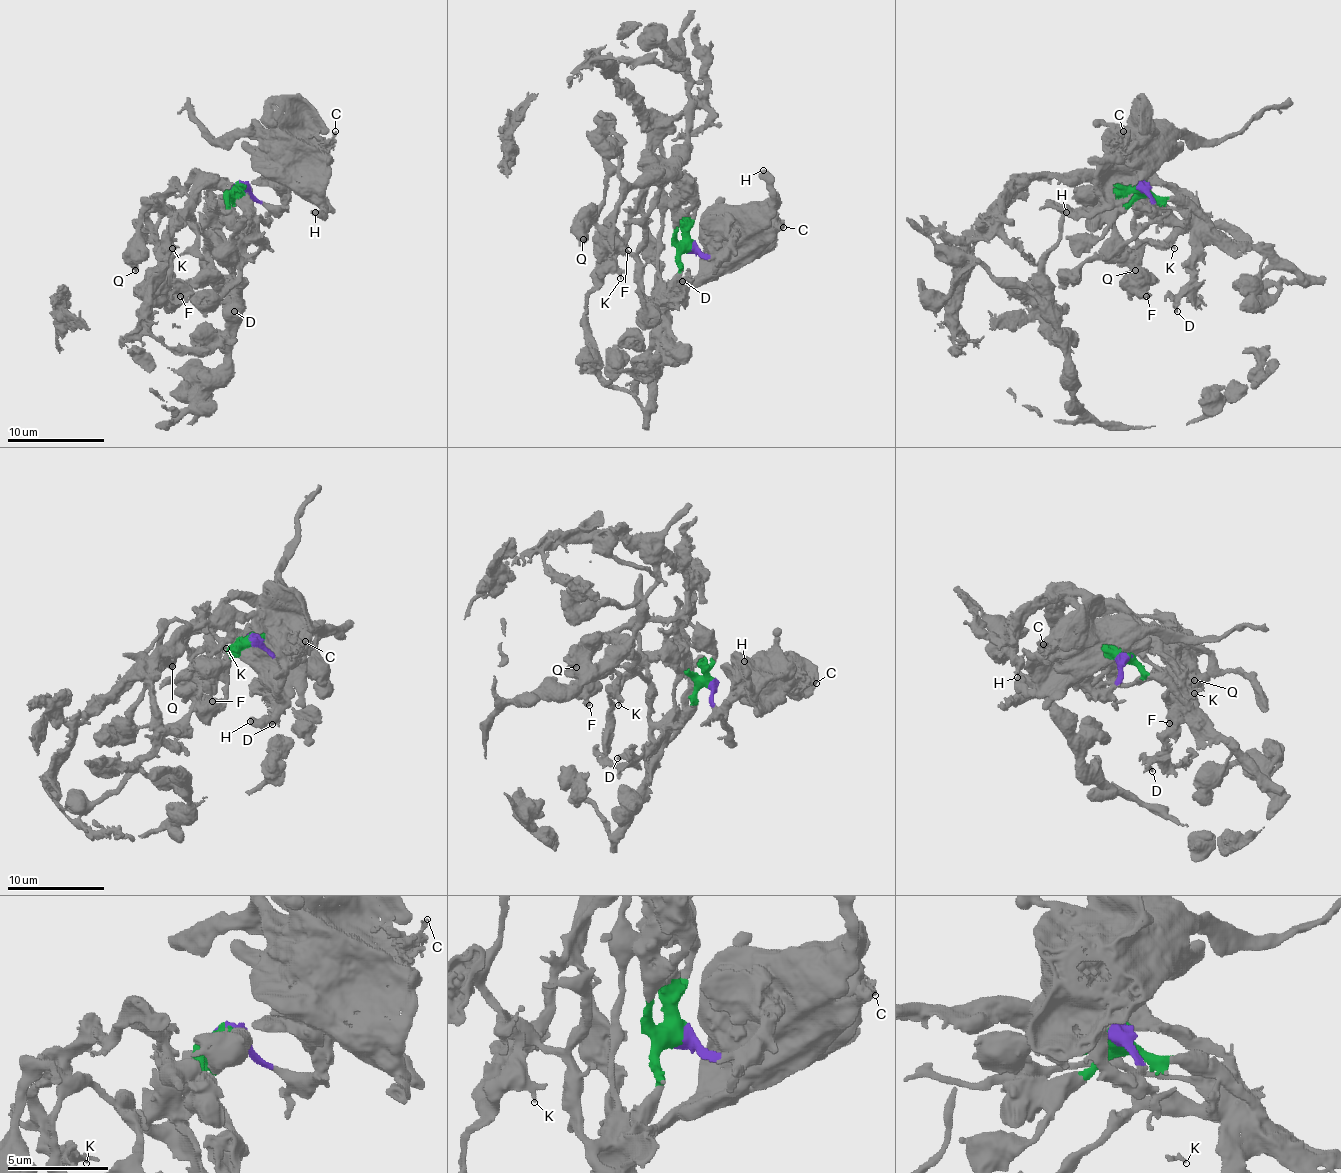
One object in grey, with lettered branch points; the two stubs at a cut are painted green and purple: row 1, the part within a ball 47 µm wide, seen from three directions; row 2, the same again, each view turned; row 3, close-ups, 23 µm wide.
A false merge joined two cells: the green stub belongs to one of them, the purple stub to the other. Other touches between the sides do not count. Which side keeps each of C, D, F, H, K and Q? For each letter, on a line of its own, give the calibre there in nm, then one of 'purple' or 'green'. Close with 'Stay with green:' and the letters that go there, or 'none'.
C: calibre 190 nm; purple
D: calibre 200 nm; green
F: calibre 460 nm; green
H: calibre 550 nm; purple
K: calibre 240 nm; green
Q: calibre 460 nm; green
Stay with green: D, F, K, Q

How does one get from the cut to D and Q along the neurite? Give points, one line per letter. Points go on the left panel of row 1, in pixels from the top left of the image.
D: (239, 188), (224, 210), (219, 234), (234, 288), (234, 312)
Q: (239, 188), (200, 227), (149, 200), (141, 210), (139, 251), (134, 271)

